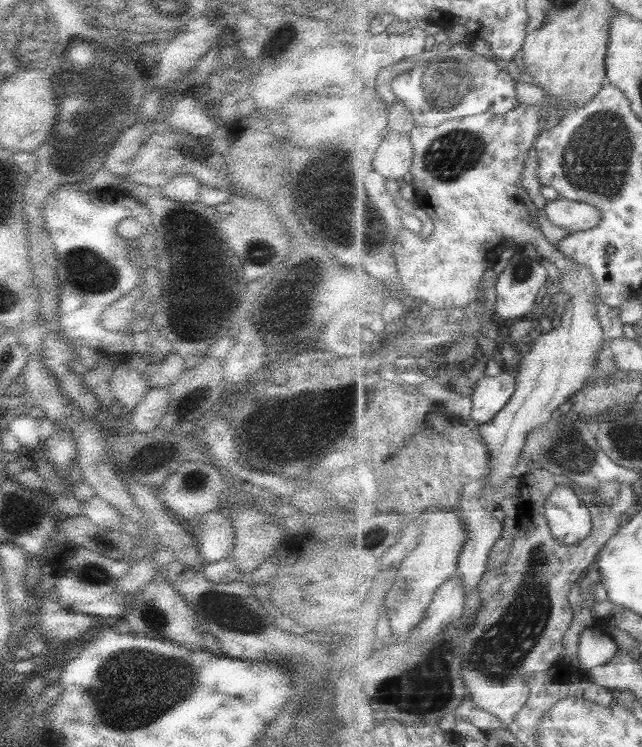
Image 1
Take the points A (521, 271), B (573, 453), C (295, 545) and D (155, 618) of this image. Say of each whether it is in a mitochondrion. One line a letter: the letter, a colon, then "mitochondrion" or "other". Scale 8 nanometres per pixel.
A: mitochondrion
B: mitochondrion
C: other
D: mitochondrion

